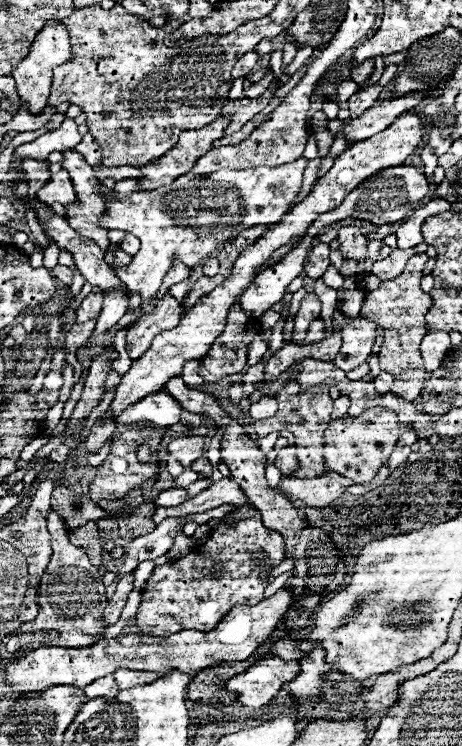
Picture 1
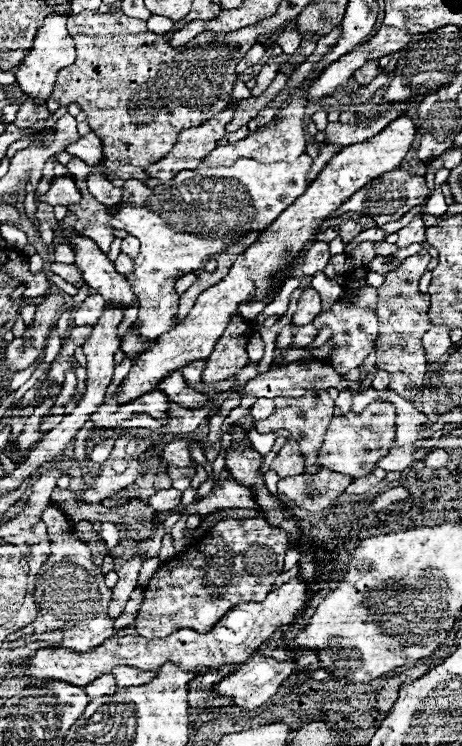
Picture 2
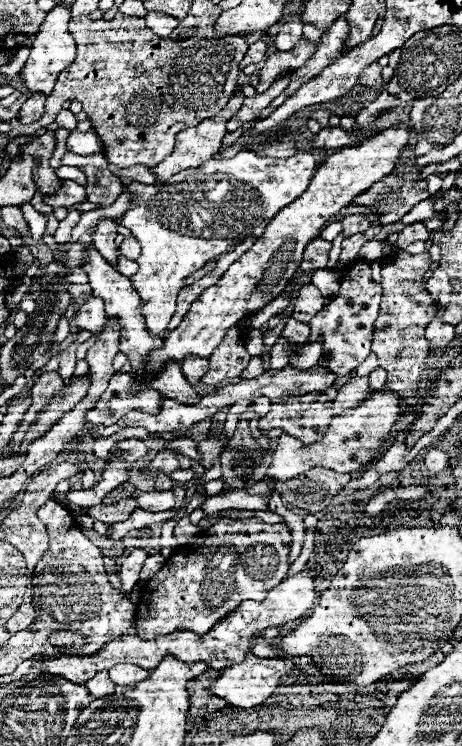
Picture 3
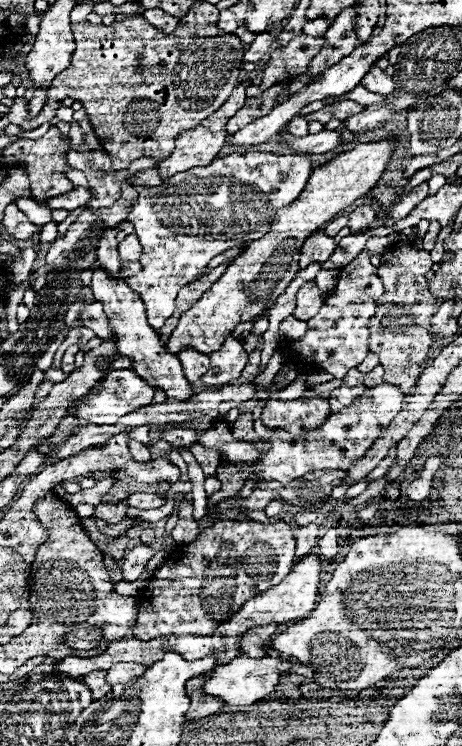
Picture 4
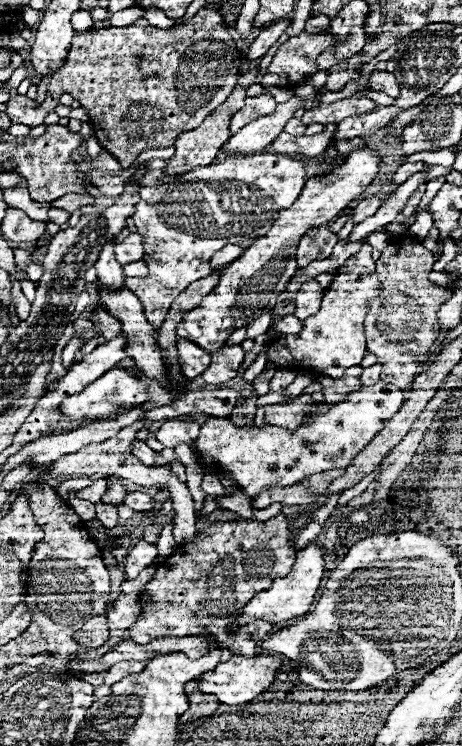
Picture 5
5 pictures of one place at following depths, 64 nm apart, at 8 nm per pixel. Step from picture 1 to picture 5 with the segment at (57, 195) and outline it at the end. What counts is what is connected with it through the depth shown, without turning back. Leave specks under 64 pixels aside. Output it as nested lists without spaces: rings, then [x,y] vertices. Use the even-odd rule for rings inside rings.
[[[74,192],[74,194],[66,194],[66,196],[58,198],[58,200],[54,200],[50,206],[62,208],[62,210],[66,210],[66,212],[72,214],[72,212],[80,210],[82,206],[92,204],[92,202],[94,202],[94,198],[92,198],[88,192]]]

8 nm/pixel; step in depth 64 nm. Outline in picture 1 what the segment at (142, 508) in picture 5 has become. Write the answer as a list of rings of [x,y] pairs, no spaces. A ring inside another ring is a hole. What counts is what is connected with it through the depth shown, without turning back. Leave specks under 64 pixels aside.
[[[170,488],[170,490],[164,490],[160,492],[158,500],[156,500],[156,506],[178,506],[186,500],[186,490],[184,488]]]

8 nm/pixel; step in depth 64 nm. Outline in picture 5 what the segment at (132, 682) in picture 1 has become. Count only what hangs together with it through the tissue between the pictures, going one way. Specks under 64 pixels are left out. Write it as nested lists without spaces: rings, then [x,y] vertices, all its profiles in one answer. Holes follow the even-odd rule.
[[[118,662],[112,668],[108,668],[108,676],[104,678],[106,686],[112,686],[116,682],[120,682],[122,678],[130,676],[130,674],[138,674],[142,672],[146,666],[146,662]]]

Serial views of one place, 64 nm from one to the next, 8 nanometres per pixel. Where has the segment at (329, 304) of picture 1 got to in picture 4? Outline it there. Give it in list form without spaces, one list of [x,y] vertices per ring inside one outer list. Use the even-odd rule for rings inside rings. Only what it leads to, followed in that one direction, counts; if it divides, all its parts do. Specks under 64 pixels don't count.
[[[322,270],[316,274],[314,282],[318,284],[318,288],[324,292],[324,294],[330,294],[336,290],[336,282],[338,282],[338,270]]]

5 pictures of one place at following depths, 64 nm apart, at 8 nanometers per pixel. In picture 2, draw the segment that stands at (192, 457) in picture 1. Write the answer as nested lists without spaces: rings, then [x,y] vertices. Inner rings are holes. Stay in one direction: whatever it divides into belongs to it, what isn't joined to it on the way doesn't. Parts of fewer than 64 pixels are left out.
[[[177,439],[167,444],[163,450],[163,460],[167,466],[189,467],[193,461],[191,457],[191,443],[199,442],[191,439]]]

